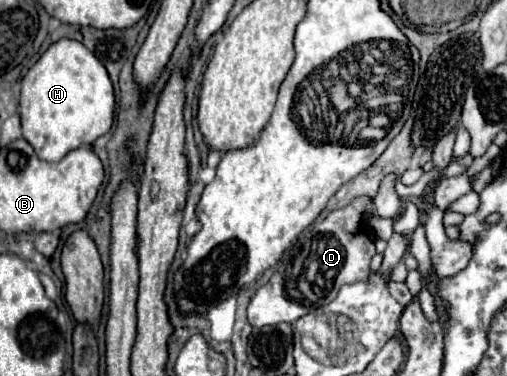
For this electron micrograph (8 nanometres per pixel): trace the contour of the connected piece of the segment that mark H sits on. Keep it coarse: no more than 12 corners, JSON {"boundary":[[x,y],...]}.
{"boundary":[[77,40],[23,76],[23,138],[47,162],[111,130],[115,90]]}

